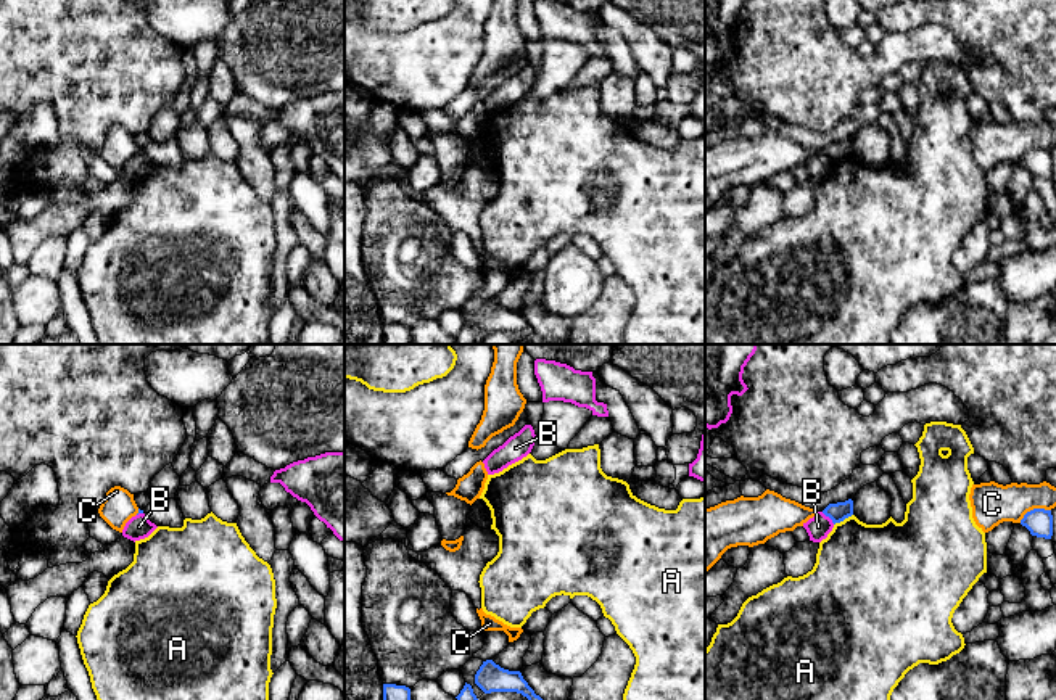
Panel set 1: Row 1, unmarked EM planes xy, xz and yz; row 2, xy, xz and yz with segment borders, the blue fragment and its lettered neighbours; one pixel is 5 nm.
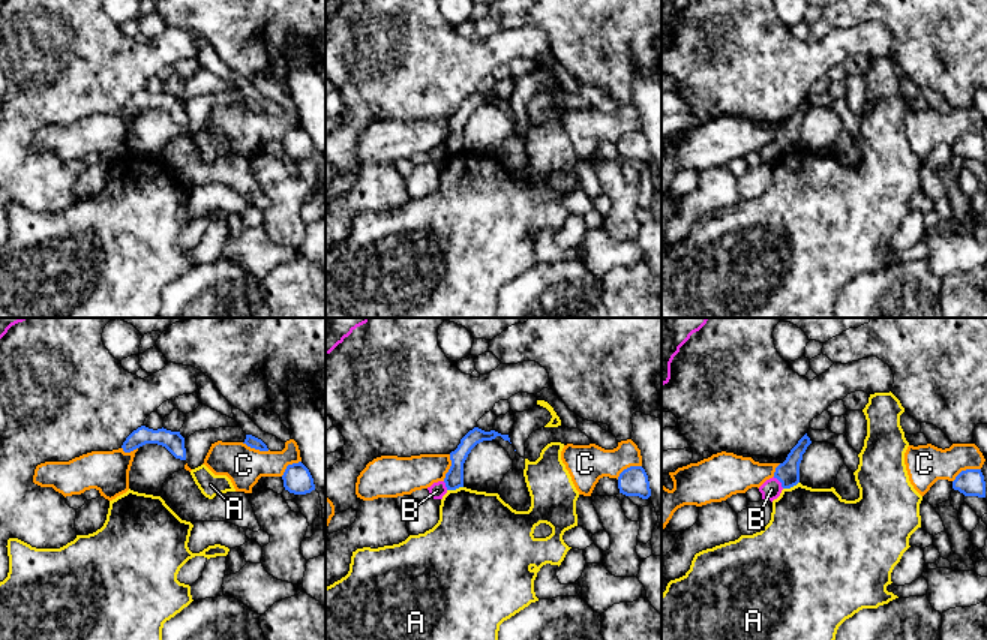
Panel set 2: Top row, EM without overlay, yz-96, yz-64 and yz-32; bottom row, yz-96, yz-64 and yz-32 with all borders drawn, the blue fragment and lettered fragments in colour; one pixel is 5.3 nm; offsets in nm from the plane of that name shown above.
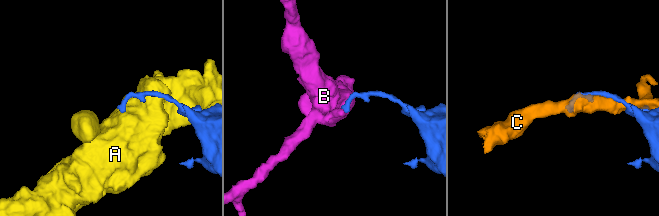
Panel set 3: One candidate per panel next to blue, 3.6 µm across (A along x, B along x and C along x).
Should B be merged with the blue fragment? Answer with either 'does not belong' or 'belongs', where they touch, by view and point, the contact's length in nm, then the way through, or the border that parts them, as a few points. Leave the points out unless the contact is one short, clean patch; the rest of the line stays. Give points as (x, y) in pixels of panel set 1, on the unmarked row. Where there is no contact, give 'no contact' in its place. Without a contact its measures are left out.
does not belong; contact yz (828, 155); length 90 nm; border yz (821, 152), (834, 163)

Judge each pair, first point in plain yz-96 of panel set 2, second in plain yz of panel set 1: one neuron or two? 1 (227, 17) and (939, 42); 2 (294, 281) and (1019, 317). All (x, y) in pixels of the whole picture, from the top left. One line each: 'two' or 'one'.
1: two
2: one

